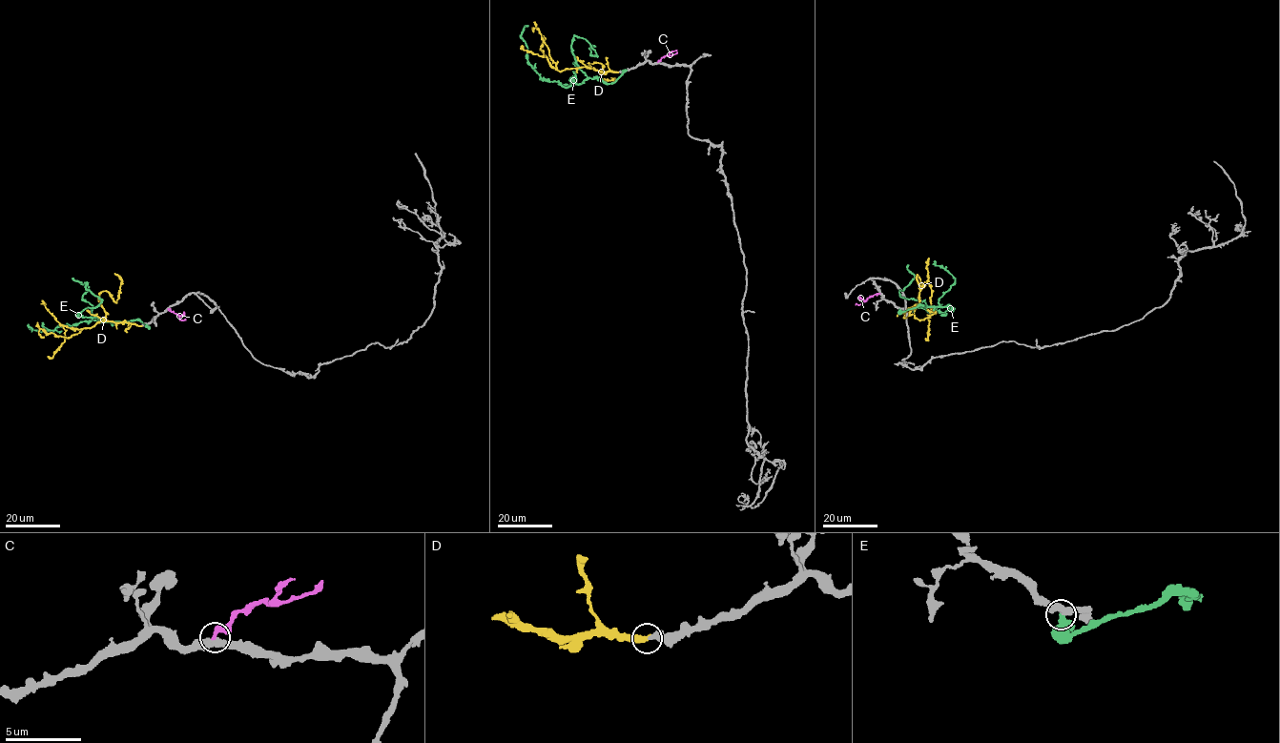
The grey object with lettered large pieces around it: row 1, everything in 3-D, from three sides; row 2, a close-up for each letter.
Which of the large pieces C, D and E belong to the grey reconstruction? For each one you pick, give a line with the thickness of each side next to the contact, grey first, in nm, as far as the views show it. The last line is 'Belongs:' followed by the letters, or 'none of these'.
D: Thickness 440 nm (grey) against 380 nm
Belongs: D

